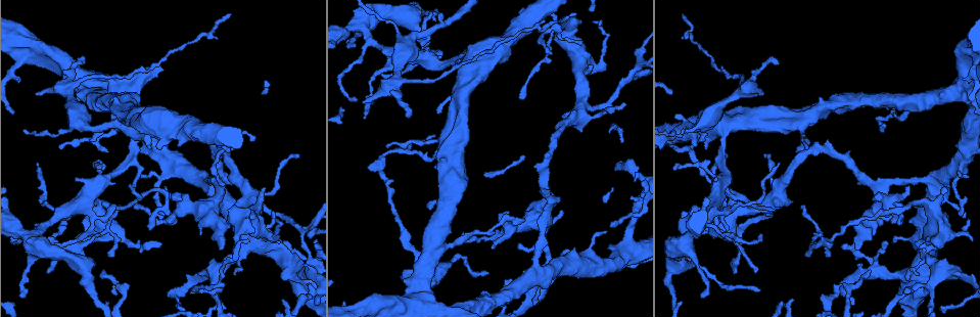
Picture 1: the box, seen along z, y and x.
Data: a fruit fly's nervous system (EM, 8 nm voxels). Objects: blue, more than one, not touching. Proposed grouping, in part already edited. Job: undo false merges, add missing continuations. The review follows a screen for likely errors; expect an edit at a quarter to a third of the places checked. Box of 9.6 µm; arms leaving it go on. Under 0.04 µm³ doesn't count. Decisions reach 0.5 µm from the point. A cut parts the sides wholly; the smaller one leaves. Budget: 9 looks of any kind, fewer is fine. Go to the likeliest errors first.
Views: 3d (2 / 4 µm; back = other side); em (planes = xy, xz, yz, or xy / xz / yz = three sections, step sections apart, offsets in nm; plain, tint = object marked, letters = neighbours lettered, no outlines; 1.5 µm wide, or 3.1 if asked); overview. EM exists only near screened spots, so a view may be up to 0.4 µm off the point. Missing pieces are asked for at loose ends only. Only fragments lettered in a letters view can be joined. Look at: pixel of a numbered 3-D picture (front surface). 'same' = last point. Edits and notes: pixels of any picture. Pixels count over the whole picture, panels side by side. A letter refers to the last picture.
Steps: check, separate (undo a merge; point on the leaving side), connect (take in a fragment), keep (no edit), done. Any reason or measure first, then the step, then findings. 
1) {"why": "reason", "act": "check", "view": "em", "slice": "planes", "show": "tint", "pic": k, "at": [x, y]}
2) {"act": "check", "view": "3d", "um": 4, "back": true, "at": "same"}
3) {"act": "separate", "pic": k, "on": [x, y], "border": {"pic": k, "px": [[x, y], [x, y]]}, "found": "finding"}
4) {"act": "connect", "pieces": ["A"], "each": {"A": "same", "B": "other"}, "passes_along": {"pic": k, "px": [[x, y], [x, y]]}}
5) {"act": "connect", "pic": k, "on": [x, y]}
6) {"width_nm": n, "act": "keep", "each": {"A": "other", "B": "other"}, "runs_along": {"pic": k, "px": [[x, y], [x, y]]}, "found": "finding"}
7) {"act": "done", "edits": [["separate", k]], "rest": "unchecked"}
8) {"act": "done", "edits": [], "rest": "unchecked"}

{"why": "branch stops here", "act": "check", "view": "em", "slice": "yz", "step": 4, "show": "tint", "pic": 1, "at": [940, 194]}

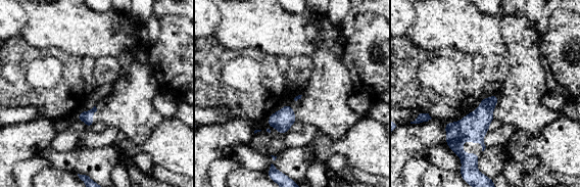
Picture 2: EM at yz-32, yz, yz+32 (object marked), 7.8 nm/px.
{"why": "another direction", "act": "check", "view": "em", "slice": "planes", "show": "tint", "at": "same"}

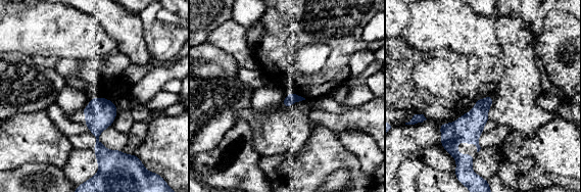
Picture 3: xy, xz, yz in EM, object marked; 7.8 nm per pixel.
{"act": "check", "view": "em", "slice": "planes", "show": "letters", "at": "same"}

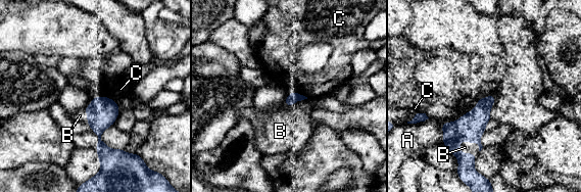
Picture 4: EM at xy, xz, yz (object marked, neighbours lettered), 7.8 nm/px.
{"act": "connect", "pieces": ["B"], "each": {"A": "other", "B": "same", "C": "other"}, "found": "it goes on there"}

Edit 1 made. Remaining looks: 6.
{"why": "redraw", "act": "check", "view": "overview"}

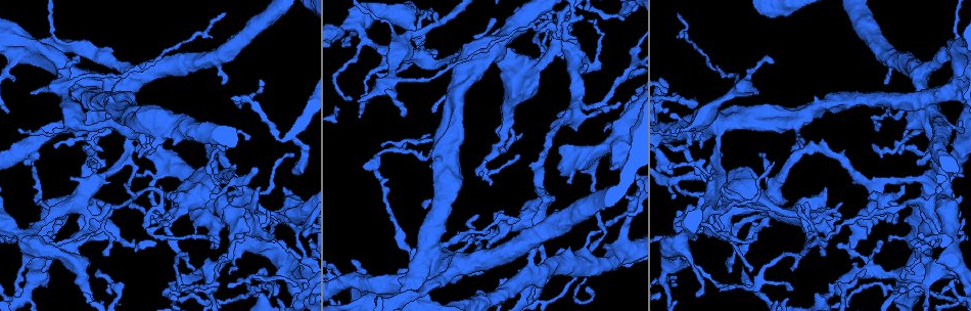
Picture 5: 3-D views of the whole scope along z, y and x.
{"why": "an open end", "act": "check", "view": "3d", "um": 2, "pic": 5, "at": [551, 22]}

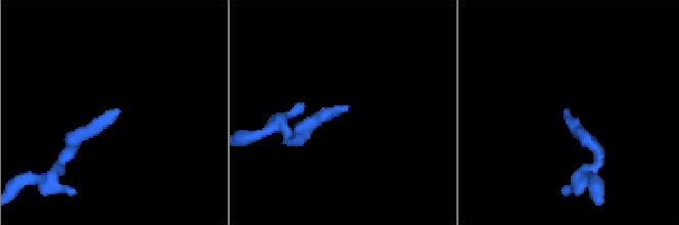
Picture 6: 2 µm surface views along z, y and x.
{"why": "need the tissue", "act": "check", "view": "em", "slice": "planes", "show": "tint", "pic": 6, "at": [567, 108]}

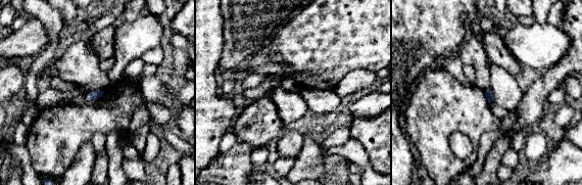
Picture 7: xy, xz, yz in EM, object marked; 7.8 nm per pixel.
{"why": "what lies round it", "act": "check", "view": "em", "slice": "planes", "show": "letters", "at": "same"}

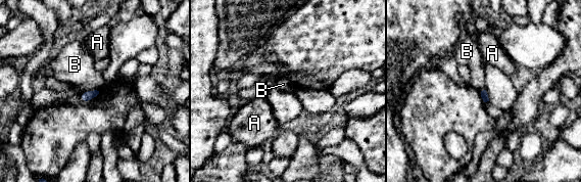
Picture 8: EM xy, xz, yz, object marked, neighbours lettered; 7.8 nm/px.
{"longest_contact_nm": ["B", 130], "act": "keep", "each": {"A": "other", "B": "other"}, "found": "no lettered fragment goes on from it"}

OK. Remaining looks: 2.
{"act": "done", "edits": [["connect", 4]], "rest": "unchecked"}

